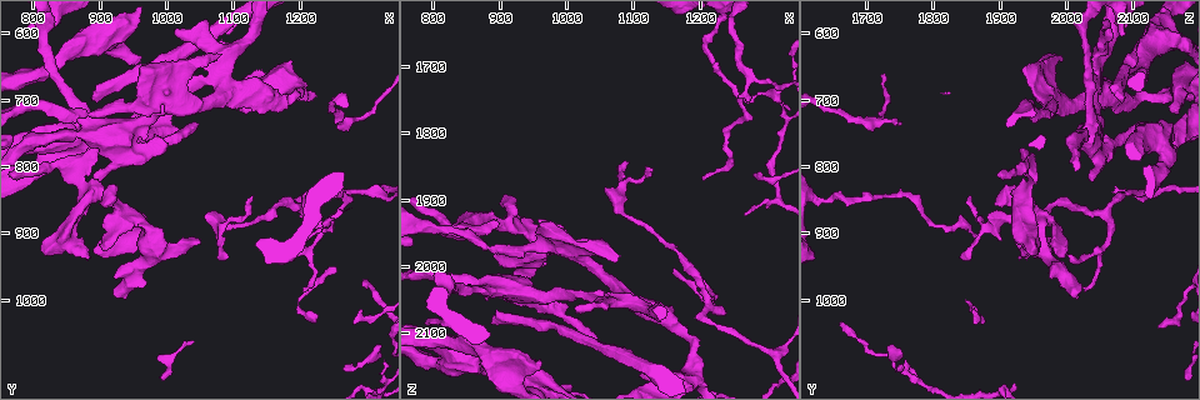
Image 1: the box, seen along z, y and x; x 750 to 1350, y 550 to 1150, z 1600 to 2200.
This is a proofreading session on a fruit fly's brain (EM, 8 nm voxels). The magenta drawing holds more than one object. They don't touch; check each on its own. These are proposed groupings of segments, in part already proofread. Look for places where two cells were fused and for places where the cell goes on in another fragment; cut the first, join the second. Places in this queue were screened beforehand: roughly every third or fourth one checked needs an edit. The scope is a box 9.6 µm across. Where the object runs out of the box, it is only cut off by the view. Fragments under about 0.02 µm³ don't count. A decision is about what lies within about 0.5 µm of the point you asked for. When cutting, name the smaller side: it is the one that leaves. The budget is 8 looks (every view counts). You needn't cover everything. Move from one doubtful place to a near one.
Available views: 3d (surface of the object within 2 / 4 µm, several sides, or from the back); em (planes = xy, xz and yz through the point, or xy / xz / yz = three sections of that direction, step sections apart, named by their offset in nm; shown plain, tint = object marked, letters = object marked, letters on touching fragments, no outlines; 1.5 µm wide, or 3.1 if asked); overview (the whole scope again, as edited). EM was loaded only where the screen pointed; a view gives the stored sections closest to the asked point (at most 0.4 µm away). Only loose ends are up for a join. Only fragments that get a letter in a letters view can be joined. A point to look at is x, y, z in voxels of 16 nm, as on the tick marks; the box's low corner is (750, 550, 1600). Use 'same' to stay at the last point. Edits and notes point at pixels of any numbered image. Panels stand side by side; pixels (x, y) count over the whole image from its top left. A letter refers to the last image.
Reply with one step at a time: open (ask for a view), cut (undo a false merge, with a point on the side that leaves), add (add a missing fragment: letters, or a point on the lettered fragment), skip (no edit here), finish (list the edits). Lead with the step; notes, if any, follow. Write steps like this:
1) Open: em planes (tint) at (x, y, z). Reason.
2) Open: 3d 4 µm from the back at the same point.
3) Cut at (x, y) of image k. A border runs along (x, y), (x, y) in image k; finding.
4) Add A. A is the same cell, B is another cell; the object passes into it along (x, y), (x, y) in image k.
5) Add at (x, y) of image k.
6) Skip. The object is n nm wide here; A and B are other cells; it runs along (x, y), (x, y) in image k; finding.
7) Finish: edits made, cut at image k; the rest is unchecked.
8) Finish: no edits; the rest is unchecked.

Open: 3d 2 µm at (1205, 980, 2025).

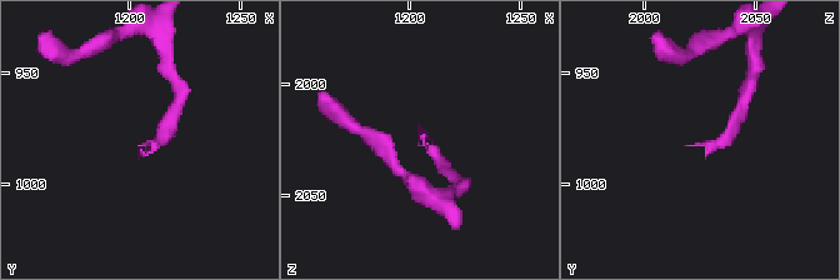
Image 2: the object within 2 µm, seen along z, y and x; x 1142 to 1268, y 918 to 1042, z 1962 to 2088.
Open: em planes (letters) at (1205, 983, 2021).

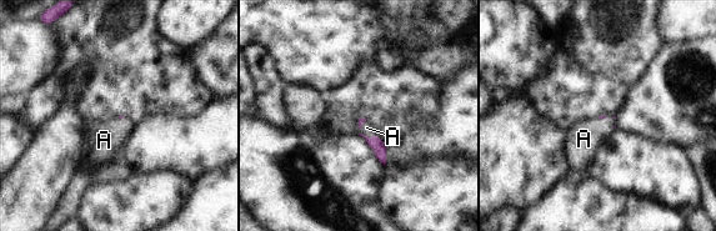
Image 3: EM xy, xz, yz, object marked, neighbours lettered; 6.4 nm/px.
Add A. A is the same cell; the object passes into it along (376, 144), (370, 136), (366, 127) in image 3; the cell continues.

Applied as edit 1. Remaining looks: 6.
Open: em xy step 4 (tint) at (885, 700, 2080). End of a long branch.

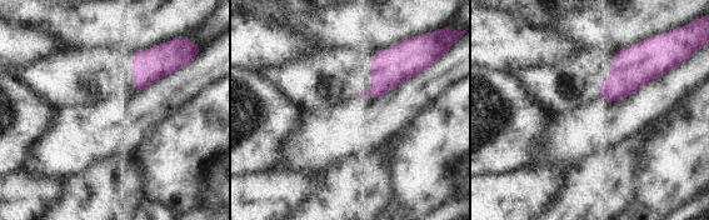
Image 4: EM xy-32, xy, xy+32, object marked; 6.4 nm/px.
Open: em planes (letters) at the same point. Another direction.

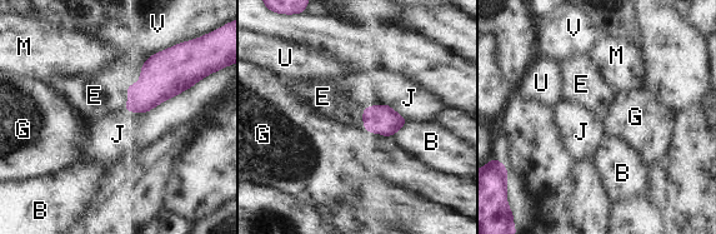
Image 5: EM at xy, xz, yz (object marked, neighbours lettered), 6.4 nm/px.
Add E. E is the same cell, B, G, J, M, U and V are other cells; the cell continues.

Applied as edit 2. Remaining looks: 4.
Open: overview. See it whole again.

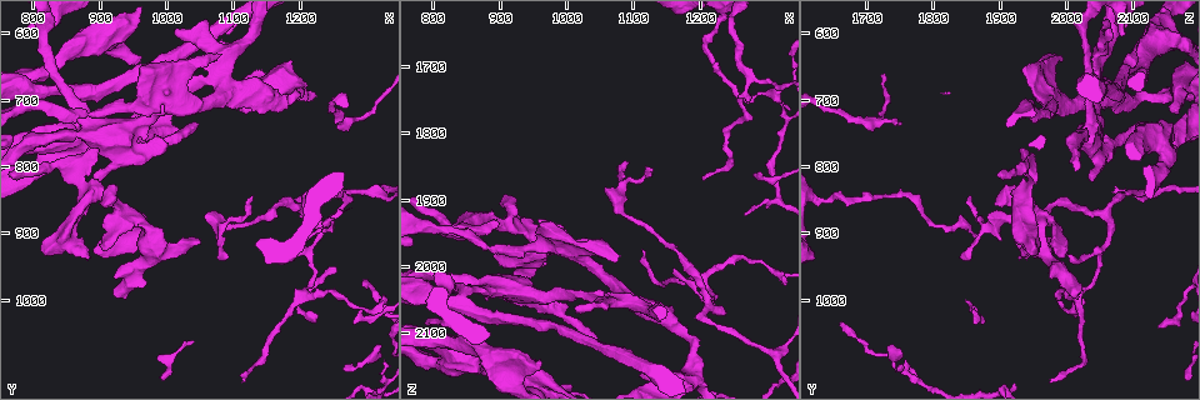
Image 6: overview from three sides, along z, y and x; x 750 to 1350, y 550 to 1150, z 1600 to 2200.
Open: em planes (plain) at (900, 775, 1930). An open end.

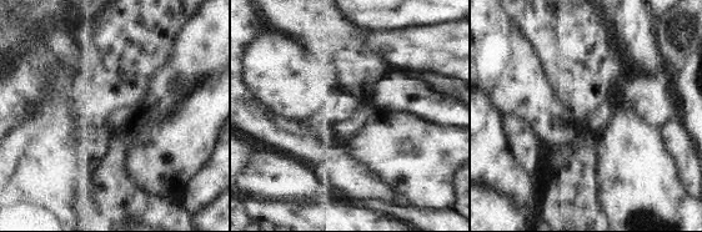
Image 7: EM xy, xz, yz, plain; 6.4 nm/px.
Open: em planes (letters) at the same point. See the neighbours.

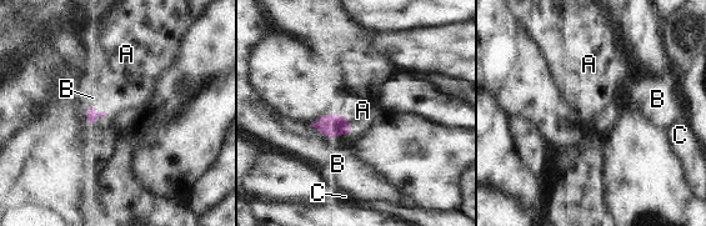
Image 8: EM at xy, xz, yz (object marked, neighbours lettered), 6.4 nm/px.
Add A. A is the same cell, B and C are other cells; the object passes into it along (331, 125), (348, 121), (362, 110) in image 8; it goes on there.

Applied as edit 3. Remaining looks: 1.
Finish: edits made, add at image 3, add at image 5, add at image 8; the rest is unchecked.

